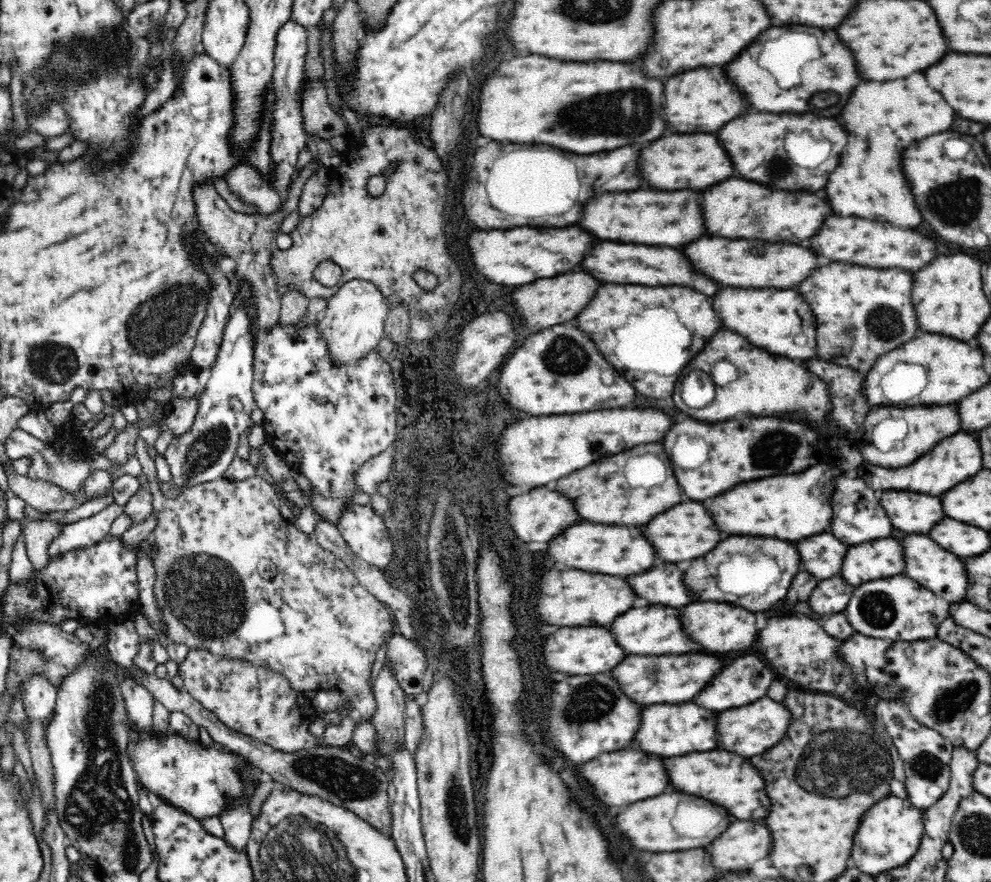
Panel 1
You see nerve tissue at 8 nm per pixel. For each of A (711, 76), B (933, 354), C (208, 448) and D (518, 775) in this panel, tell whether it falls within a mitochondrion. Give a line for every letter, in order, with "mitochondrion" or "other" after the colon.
A: mitochondrion
B: other
C: mitochondrion
D: other

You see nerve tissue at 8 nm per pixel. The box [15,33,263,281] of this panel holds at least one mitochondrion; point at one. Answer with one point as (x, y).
(67, 62)

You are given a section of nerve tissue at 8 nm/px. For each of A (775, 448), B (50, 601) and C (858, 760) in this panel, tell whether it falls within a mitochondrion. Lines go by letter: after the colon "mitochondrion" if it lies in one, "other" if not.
A: mitochondrion
B: other
C: mitochondrion

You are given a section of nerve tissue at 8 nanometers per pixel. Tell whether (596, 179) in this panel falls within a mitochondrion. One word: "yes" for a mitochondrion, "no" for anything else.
yes

